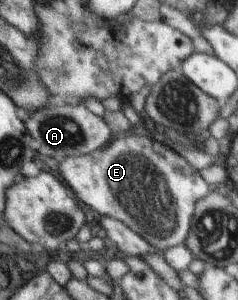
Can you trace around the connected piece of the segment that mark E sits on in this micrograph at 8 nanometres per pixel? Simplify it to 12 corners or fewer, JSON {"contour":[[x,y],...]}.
{"contour":[[139,131],[65,157],[58,177],[165,251],[211,192]]}

